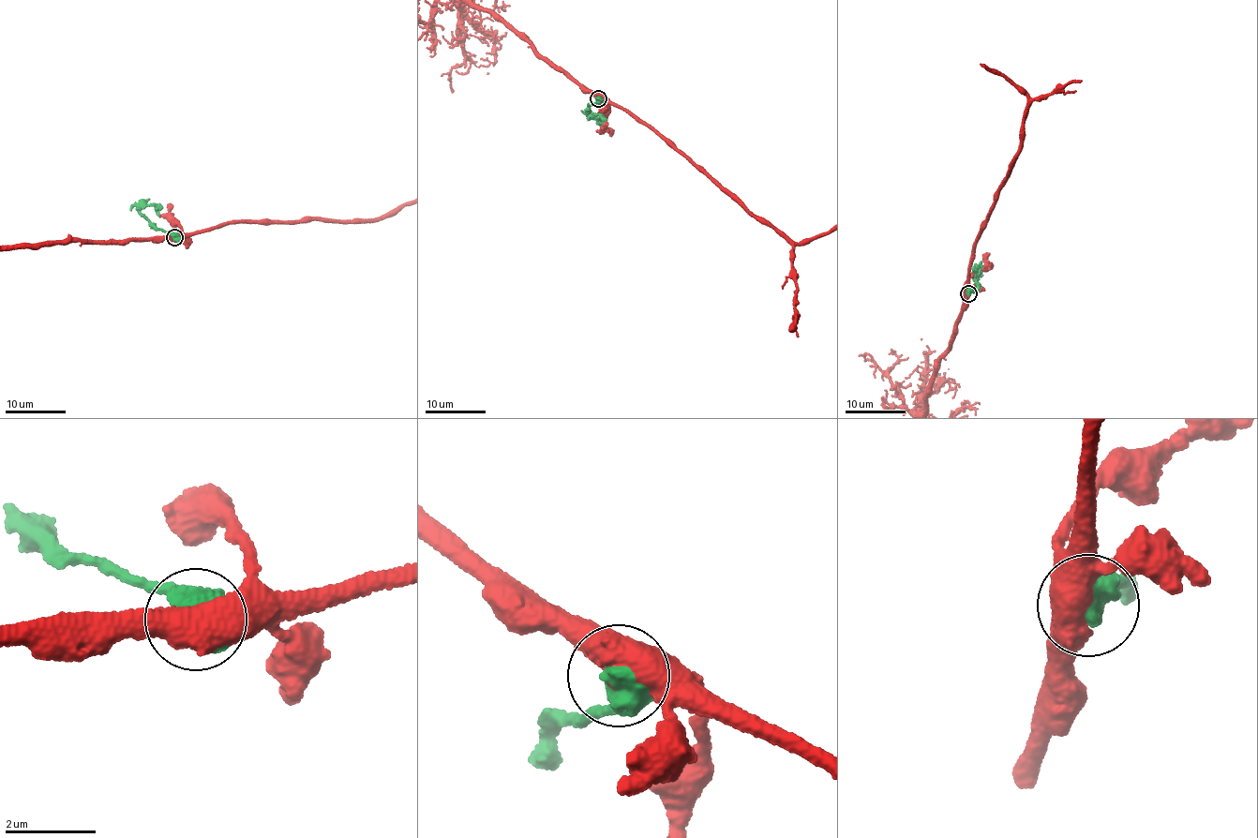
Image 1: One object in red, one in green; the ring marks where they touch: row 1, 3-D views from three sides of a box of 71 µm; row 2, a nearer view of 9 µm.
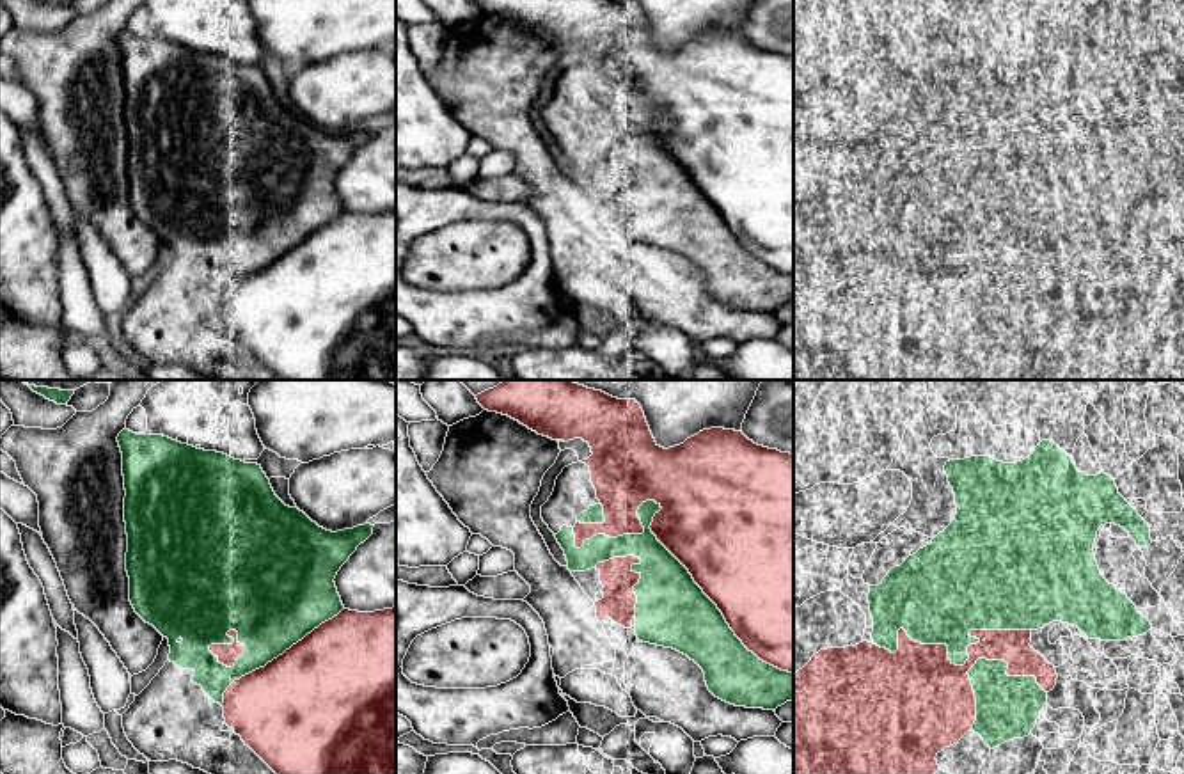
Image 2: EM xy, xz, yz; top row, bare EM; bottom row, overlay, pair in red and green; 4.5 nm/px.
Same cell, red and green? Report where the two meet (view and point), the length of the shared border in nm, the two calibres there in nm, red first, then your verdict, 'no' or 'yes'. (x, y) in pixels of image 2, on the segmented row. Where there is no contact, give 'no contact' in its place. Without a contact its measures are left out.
xz (654, 533) | 1200 nm | 440/240 nm | no

